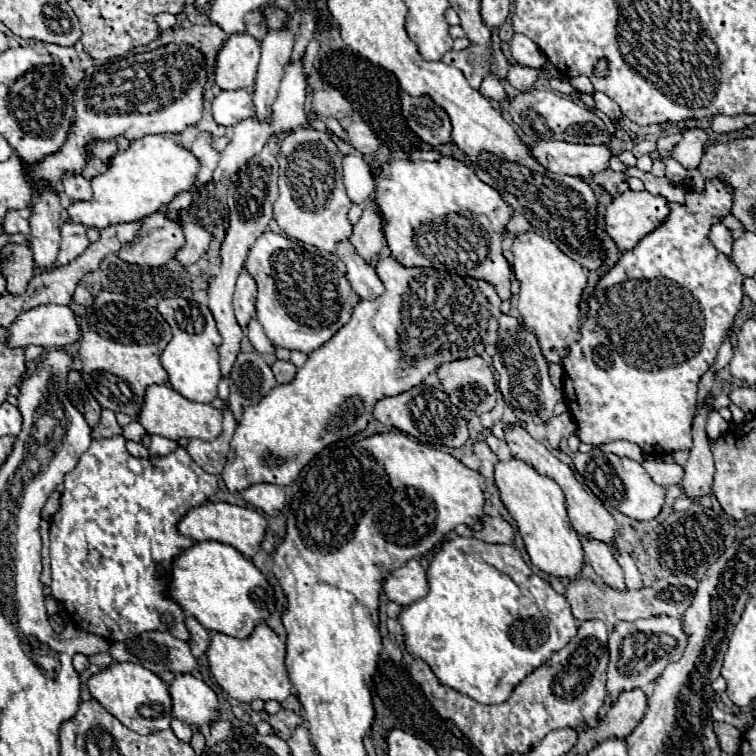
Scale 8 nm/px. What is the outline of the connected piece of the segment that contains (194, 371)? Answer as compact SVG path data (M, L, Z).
M171 297L171 299L161 299L157 311L163 315L163 319L171 325L173 331L173 339L159 357L163 369L169 373L167 381L169 387L181 393L189 401L211 403L217 397L217 385L221 379L219 361L217 361L219 359L217 347L221 339L209 307L197 301L187 301L183 297Z

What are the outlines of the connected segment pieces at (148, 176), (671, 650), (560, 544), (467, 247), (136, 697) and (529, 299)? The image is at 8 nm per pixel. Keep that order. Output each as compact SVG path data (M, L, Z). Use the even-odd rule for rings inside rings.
M145 135L131 141L129 149L117 151L103 173L91 179L93 197L87 201L71 201L67 215L71 223L81 223L93 229L105 229L117 223L139 221L163 209L177 193L187 191L199 171L199 161L187 149L177 147L169 137Z
M649 617L649 619L639 619L637 623L627 623L619 621L613 631L609 633L609 667L607 667L607 695L609 701L613 703L621 691L631 691L631 689L645 689L647 685L655 683L665 667L673 661L679 661L683 651L687 647L687 633L683 631L683 621L679 617ZM639 631L643 633L643 645L641 645L641 635L639 641L635 641L635 651L631 657L625 655L625 641L633 637L633 633Z
M511 457L509 461L499 461L495 465L495 485L499 489L501 503L517 523L517 531L525 543L531 563L555 577L579 575L585 557L579 537L567 519L561 487L551 477L537 473L533 465L517 457Z
M441 157L439 161L411 161L411 159L391 159L379 167L373 167L375 191L373 203L381 215L383 233L391 257L403 267L433 267L439 271L457 273L461 277L469 275L475 279L487 279L499 291L501 299L511 299L511 267L501 253L501 235L505 233L505 223L513 209L501 199L501 195L483 183L469 167L453 157Z
M111 663L109 667L101 669L99 673L91 675L87 681L87 687L91 695L109 711L113 717L117 717L125 727L131 731L137 731L141 735L149 735L153 731L161 731L169 727L171 721L171 697L165 687L165 683L145 667L139 667L135 663Z
M537 229L515 233L511 251L515 257L511 267L521 289L517 309L523 323L537 335L545 359L561 363L567 345L579 339L579 299L587 287L585 271Z

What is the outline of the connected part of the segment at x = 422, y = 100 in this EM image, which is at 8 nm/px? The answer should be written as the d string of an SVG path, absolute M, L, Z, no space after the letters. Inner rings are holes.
M403 93L401 109L407 125L429 145L443 145L451 139L451 119L431 97L411 97Z

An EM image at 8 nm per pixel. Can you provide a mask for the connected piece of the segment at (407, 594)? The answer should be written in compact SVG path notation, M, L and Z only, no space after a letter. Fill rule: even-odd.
M407 561L399 569L391 571L383 581L383 591L389 601L397 605L411 605L413 601L427 595L425 569L415 561Z

